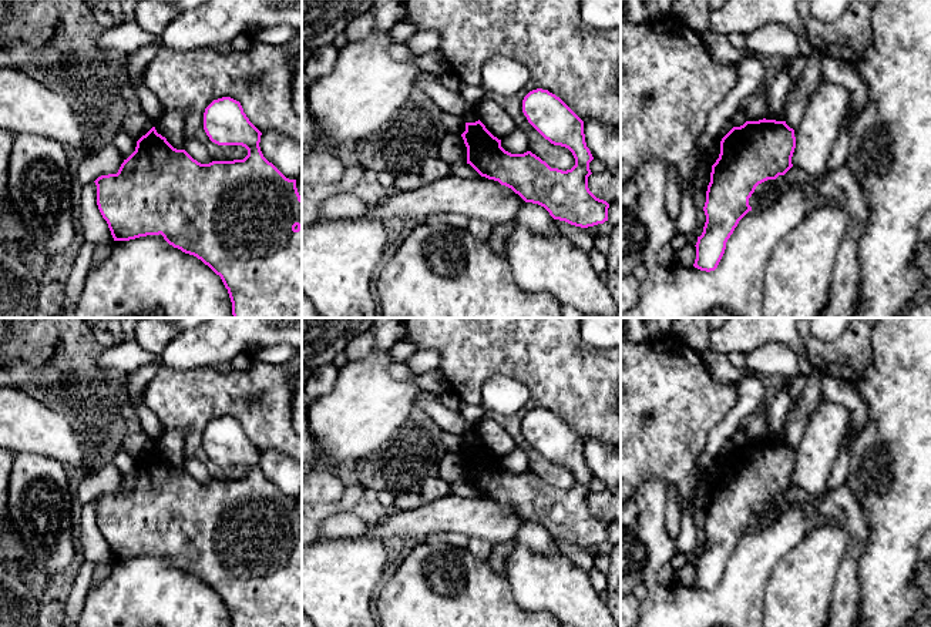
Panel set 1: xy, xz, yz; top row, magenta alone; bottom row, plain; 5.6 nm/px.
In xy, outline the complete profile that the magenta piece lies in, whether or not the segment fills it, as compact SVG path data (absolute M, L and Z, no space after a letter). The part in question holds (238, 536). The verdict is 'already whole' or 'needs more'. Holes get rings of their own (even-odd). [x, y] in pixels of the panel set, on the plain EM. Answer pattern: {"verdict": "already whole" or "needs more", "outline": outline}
{"verdict": "already whole", "outline": "M231 416L214 419L205 428L204 449L212 462L218 465L242 465L248 469L248 475L243 479L201 483L185 469L174 467L167 457L158 453L155 446L152 446L137 460L135 470L124 479L117 493L101 494L94 500L97 504L97 524L108 543L114 560L130 560L140 556L161 553L169 564L196 576L221 596L228 608L232 627L302 627L302 517L296 507L296 499L286 497L263 476L259 466L262 452L249 440L239 420Z"}

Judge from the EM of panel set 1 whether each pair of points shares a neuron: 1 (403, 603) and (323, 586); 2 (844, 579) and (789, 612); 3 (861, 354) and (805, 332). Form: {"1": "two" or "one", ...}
{"1": "two", "2": "two", "3": "one"}

